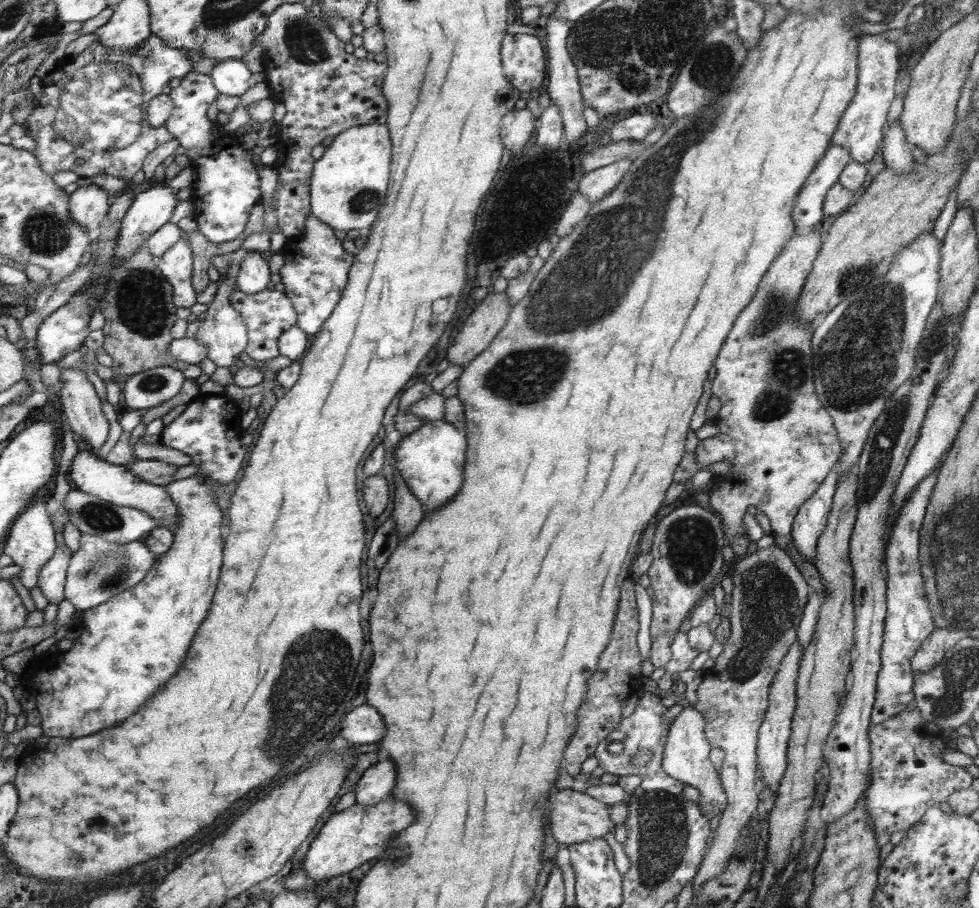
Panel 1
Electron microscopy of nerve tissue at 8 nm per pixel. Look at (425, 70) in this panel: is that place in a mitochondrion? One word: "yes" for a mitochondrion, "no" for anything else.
yes

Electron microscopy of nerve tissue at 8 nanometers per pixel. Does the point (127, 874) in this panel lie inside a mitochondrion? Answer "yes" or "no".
no

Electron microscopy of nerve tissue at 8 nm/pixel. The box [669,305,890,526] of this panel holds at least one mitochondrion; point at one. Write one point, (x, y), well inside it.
(788, 373)

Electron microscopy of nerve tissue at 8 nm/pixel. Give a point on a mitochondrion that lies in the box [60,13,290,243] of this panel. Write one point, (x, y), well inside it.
(105, 102)

